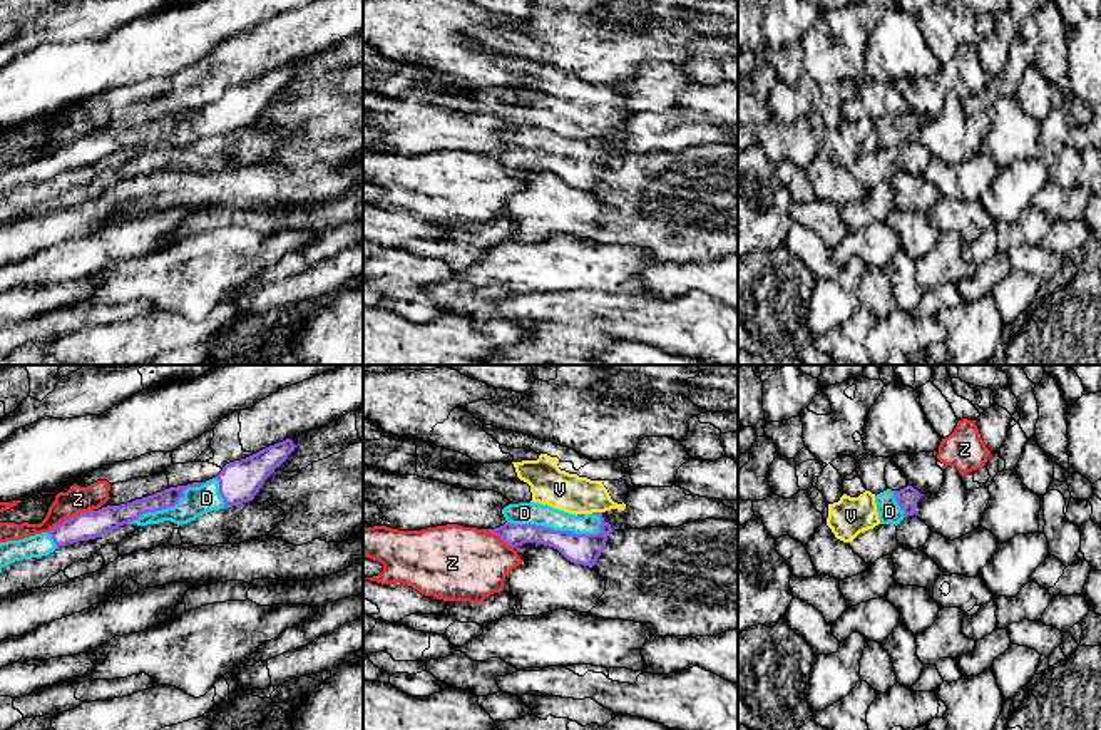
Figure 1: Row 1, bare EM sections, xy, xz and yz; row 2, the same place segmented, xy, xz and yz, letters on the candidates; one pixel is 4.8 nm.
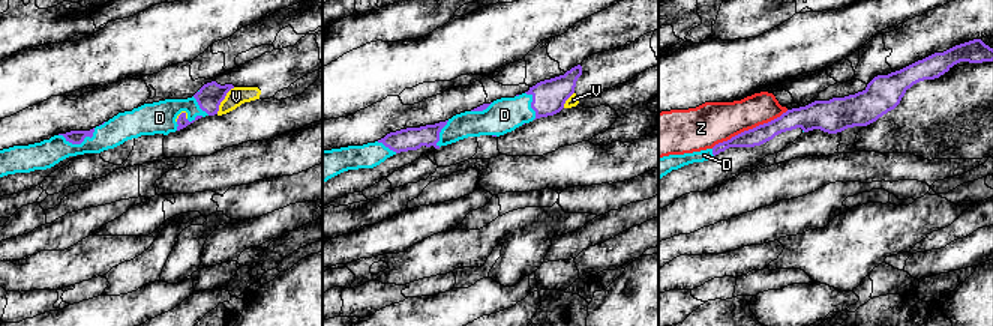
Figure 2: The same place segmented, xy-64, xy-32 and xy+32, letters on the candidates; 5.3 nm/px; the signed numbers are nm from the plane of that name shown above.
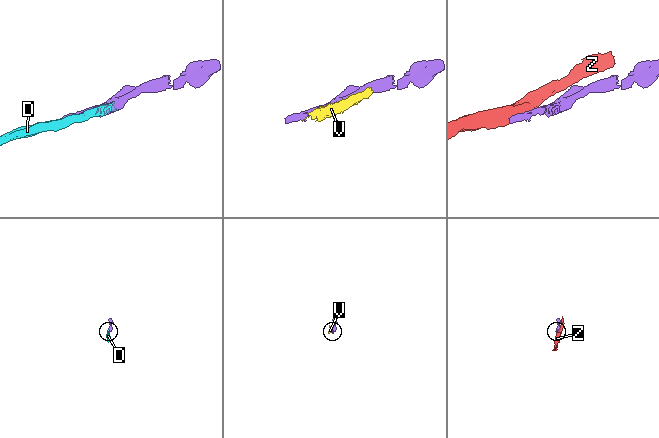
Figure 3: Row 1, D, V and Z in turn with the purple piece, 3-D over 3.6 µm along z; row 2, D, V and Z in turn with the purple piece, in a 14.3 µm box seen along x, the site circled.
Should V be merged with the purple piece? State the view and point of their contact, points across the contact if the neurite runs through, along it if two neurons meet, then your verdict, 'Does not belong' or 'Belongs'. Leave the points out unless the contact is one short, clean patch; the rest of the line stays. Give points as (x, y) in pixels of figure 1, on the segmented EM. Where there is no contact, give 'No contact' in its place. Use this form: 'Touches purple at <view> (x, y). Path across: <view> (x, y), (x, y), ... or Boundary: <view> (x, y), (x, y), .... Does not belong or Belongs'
Touches purple at xz (596, 513). Boundary: xz (601, 511), (591, 513). Does not belong

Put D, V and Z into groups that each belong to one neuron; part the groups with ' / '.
D / V / Z

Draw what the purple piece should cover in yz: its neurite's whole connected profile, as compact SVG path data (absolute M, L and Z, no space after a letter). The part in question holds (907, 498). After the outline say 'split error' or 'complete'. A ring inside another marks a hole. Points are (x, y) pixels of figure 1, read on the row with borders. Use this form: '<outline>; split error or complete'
M912 486L900 491L883 491L875 496L880 524L899 524L904 517L914 516L920 492Z; split error

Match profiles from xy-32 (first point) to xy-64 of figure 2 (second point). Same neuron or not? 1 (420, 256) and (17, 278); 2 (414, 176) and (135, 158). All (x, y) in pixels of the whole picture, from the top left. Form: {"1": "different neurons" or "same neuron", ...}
{"1": "same neuron", "2": "same neuron"}

